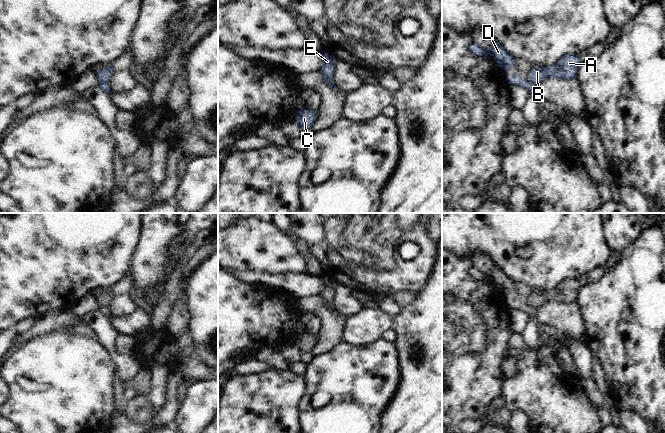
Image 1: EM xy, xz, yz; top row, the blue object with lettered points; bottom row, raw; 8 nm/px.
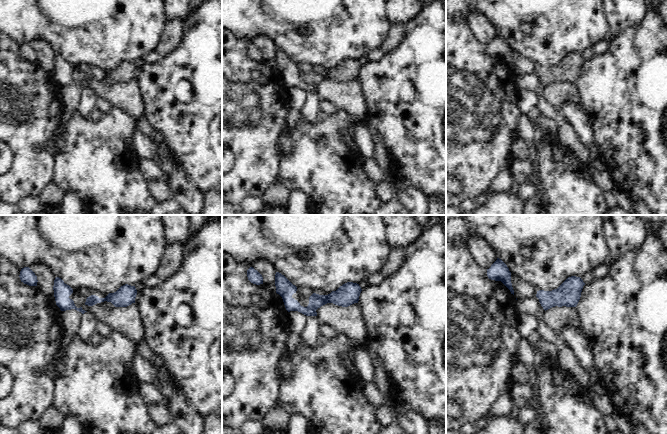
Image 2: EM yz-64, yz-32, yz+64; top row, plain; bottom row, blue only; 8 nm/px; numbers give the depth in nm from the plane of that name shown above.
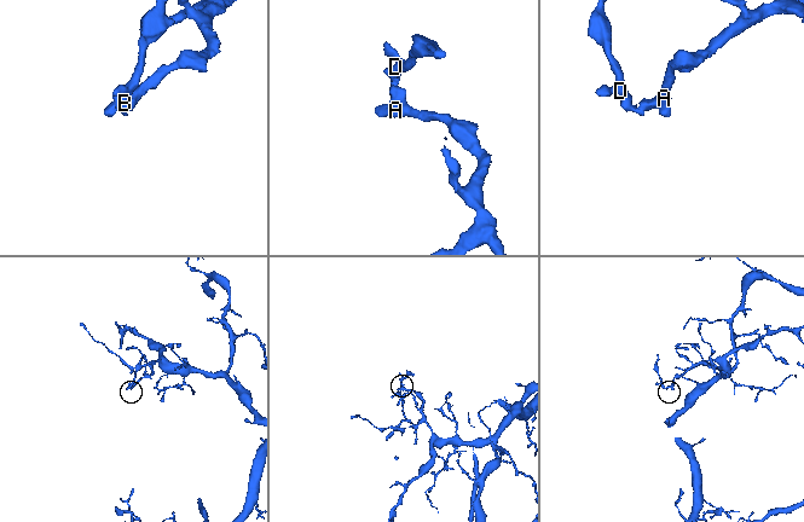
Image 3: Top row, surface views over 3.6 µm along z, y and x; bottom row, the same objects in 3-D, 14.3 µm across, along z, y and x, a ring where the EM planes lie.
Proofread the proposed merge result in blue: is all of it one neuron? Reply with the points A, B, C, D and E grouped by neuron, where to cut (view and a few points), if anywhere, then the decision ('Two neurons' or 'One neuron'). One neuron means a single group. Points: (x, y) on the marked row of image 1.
Groups: A B C / D E. Split along xy (100, 82), (108, 83). Two neurons.

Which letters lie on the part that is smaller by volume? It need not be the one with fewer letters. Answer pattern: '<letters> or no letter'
D, E

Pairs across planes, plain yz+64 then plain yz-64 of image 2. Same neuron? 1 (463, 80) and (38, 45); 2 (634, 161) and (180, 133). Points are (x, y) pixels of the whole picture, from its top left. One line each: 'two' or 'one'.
1: two
2: one

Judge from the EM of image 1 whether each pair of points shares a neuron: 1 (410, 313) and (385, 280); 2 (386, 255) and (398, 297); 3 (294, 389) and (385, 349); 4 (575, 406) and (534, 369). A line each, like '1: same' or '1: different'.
1: different
2: different
3: different
4: same

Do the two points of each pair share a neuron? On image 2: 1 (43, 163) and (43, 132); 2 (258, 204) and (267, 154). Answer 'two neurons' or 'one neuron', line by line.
1: one neuron
2: two neurons

